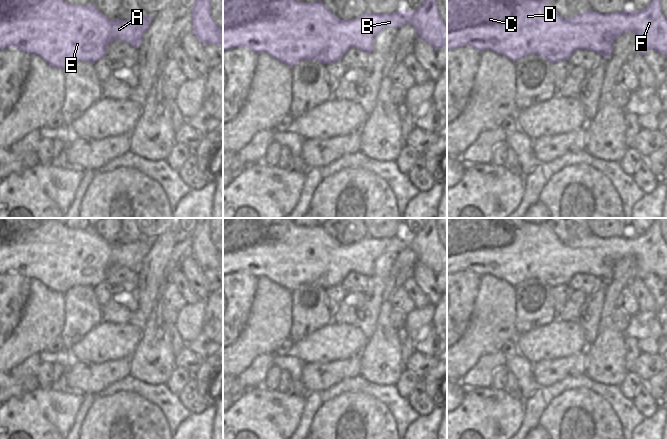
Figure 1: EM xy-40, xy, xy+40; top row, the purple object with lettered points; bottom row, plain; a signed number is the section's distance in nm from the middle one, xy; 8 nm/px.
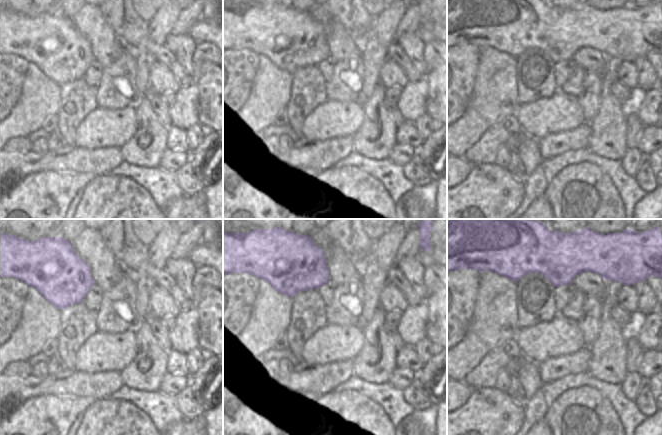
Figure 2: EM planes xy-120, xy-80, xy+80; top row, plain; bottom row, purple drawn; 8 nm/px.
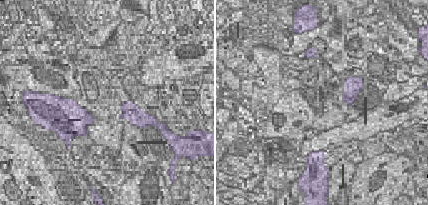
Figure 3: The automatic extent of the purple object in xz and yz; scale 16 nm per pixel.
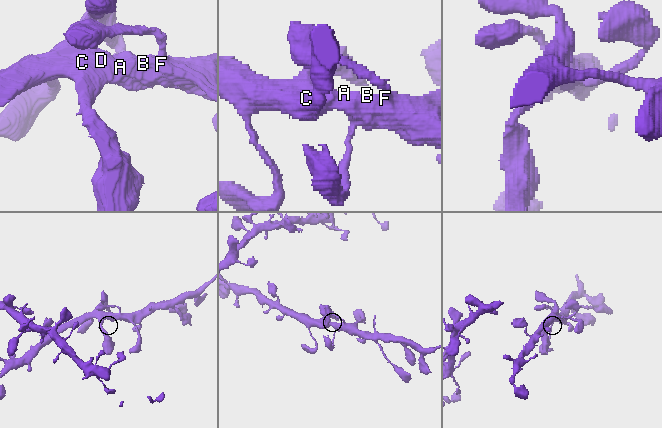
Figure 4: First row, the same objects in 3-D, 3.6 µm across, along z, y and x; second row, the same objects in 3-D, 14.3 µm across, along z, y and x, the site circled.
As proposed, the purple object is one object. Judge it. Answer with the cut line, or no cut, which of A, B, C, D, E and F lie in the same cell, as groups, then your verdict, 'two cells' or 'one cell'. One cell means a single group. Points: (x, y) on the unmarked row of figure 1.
cut none; groups A B C D E F; one cell

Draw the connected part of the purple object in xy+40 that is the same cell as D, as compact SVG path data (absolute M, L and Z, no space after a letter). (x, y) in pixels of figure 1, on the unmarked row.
M447 218L447 274L470 270L479 276L490 274L512 286L528 278L536 278L554 288L568 284L576 274L590 274L608 282L613 275L613 265L626 256L632 256L637 263L636 278L643 280L648 274L654 274L667 280L667 244L657 219L644 234L638 236L628 232L622 236L600 238L590 233L562 242L546 224L530 224L521 218Z

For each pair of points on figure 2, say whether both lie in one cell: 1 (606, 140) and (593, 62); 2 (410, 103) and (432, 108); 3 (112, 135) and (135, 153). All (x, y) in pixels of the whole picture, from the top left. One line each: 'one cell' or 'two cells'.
1: two cells
2: two cells
3: two cells

